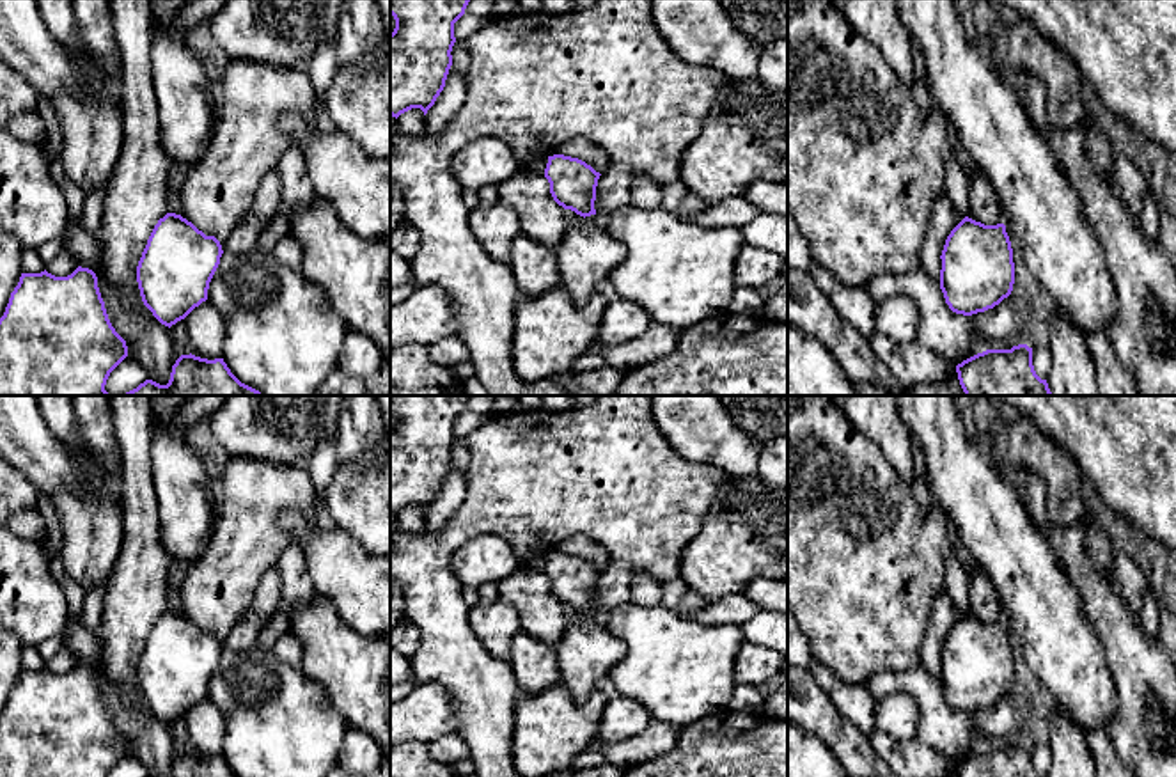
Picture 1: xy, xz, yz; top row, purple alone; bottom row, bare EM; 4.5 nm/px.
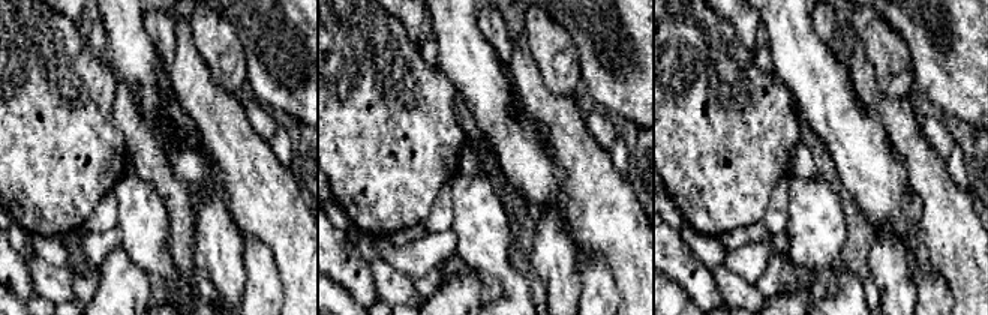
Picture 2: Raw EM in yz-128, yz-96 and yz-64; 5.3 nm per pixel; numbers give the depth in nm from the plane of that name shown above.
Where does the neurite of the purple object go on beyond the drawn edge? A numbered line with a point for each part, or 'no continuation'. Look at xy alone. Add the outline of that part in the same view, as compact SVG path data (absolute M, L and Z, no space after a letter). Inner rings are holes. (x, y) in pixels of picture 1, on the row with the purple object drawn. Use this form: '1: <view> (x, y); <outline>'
no continuation

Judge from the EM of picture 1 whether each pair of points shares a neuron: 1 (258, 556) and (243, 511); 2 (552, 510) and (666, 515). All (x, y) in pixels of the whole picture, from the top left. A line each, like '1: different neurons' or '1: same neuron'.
1: same neuron
2: same neuron

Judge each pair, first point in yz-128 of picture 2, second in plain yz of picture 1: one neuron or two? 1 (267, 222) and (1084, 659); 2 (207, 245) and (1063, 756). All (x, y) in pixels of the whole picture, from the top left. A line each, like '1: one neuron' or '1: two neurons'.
1: two neurons
2: one neuron

